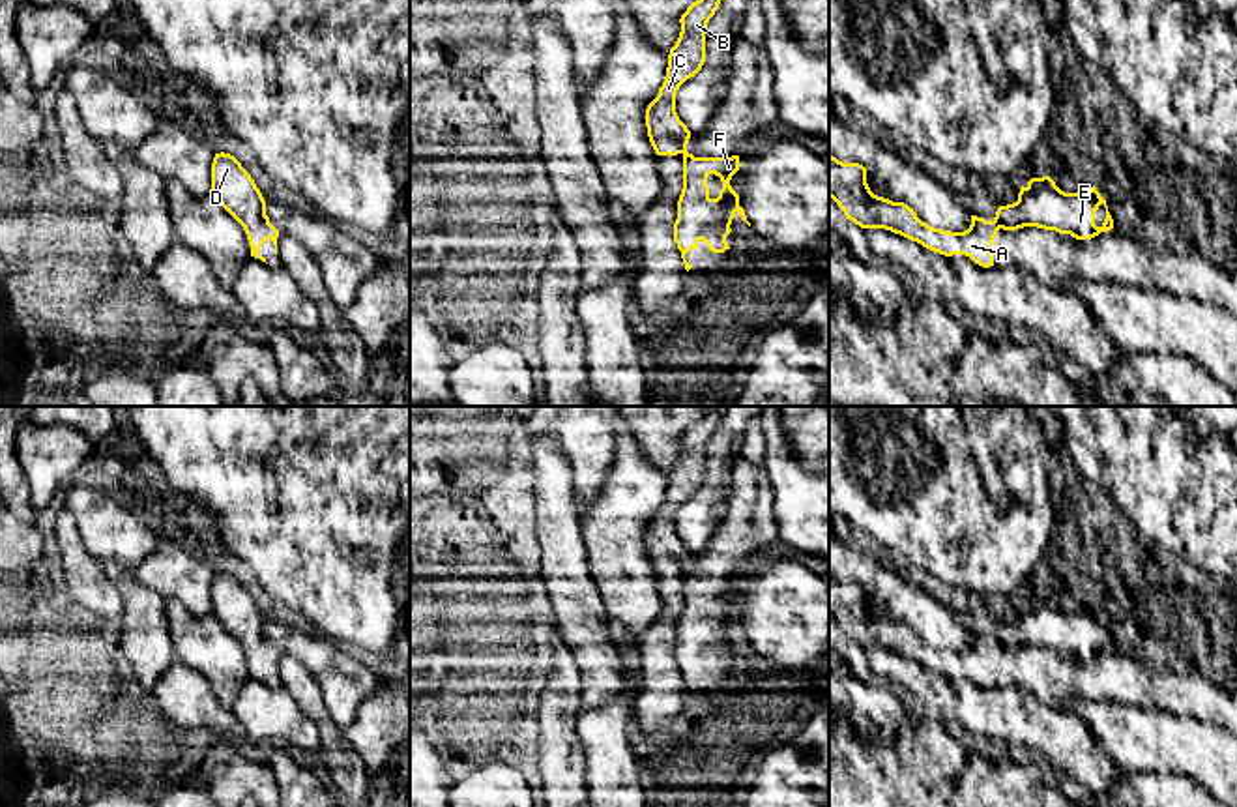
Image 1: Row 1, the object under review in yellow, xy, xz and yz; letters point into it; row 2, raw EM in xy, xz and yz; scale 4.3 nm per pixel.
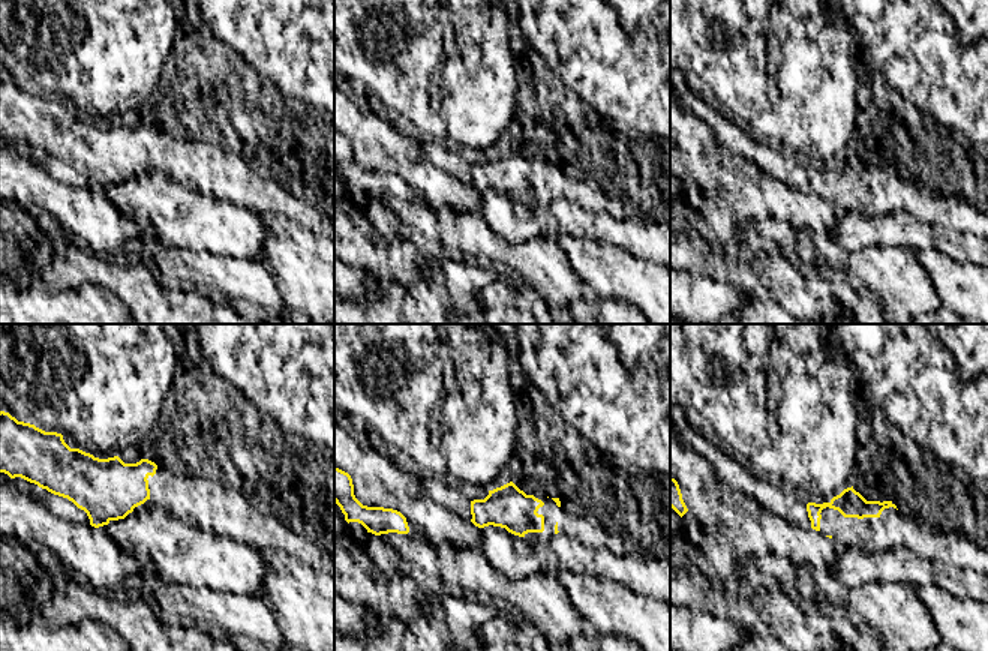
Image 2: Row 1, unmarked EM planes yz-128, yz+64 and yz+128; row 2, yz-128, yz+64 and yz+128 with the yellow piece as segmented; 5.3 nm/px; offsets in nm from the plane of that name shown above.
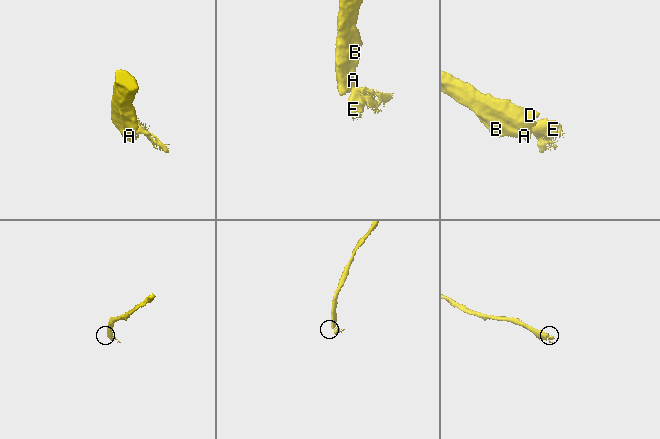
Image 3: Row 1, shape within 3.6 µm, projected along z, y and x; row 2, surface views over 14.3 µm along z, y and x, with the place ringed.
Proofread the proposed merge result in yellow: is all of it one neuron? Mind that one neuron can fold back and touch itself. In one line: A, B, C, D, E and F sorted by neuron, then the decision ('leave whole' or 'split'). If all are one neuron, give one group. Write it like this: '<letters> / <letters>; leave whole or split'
A B C D / E F; split

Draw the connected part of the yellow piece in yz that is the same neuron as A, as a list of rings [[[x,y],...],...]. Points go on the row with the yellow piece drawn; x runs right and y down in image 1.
[[[829,155],[829,197],[861,228],[885,228],[934,253],[966,255],[982,268],[994,266],[992,243],[999,230],[994,221],[971,215],[964,232],[934,228],[908,204],[874,195],[866,183],[866,169],[859,163],[842,163]]]

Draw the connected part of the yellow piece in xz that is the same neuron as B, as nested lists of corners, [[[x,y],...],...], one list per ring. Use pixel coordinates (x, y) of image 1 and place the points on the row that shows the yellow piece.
[[[696,0],[681,15],[681,32],[668,54],[668,67],[657,97],[646,109],[646,127],[657,155],[687,152],[691,131],[676,112],[679,86],[706,62],[706,30],[720,0]]]

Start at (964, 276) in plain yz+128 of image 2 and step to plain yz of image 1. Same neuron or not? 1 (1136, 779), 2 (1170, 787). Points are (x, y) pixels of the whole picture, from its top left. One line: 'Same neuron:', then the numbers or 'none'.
Same neuron: none

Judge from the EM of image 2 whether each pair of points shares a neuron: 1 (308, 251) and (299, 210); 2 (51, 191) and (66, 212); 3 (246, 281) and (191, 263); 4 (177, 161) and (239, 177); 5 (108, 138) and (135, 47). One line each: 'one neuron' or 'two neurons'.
1: two neurons
2: one neuron
3: one neuron
4: one neuron
5: two neurons

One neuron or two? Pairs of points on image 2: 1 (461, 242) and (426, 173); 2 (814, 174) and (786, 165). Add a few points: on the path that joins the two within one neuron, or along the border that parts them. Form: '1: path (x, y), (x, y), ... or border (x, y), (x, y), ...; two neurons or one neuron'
1: border (452, 209), (461, 213), (479, 213); two neurons
2: path (807, 174), (793, 173); one neuron

